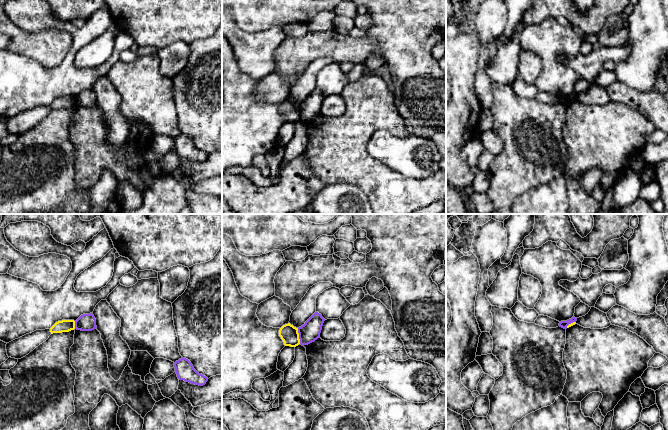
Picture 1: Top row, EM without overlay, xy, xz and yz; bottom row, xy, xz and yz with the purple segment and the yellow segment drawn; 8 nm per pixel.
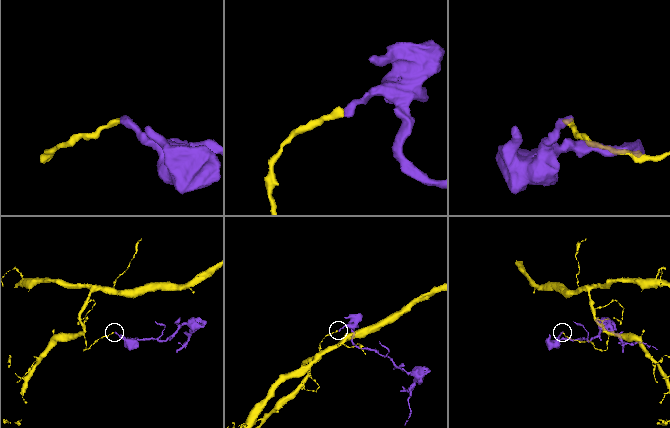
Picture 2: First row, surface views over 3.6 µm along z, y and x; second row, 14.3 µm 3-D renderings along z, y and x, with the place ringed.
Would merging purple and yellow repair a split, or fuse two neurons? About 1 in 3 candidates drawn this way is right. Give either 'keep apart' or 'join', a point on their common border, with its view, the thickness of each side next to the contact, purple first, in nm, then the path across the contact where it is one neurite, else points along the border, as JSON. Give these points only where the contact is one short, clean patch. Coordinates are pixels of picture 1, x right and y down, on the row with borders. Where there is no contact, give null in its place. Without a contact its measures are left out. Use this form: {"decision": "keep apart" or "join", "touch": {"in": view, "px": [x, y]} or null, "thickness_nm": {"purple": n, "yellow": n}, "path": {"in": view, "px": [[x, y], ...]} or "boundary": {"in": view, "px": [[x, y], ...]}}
{"decision": "keep apart", "touch": {"in": "xz", "px": [299, 336]}, "thickness_nm": {"purple": 160, "yellow": 150}, "boundary": {"in": "xz", "px": [[297, 328], [300, 343]]}}

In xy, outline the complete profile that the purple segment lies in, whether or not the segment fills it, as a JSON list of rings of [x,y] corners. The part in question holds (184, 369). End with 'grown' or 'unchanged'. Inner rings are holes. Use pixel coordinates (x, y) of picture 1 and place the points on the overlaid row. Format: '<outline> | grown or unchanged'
[[[181,358],[174,363],[175,372],[179,380],[184,380],[191,384],[203,386],[208,381],[208,378],[202,374],[199,374],[186,358]]] | unchanged

